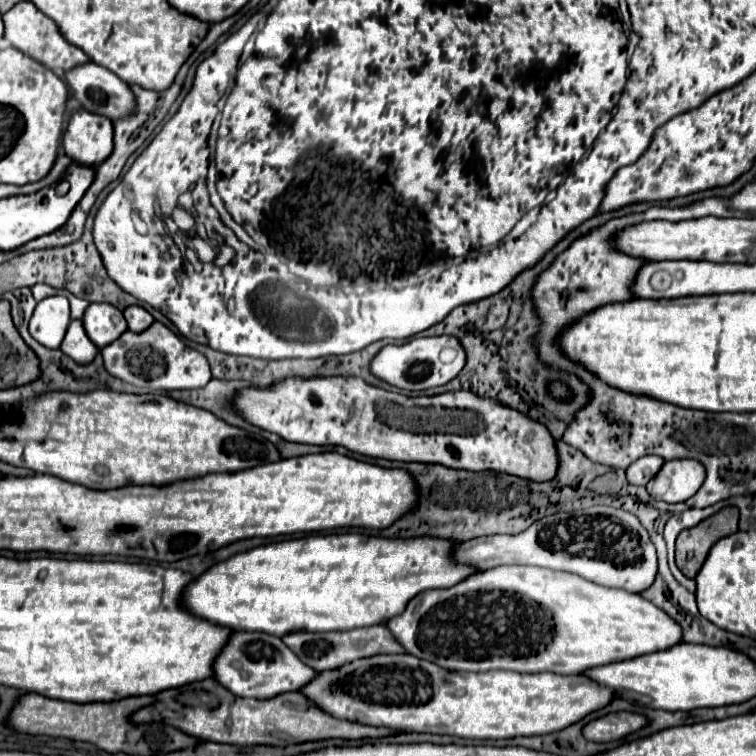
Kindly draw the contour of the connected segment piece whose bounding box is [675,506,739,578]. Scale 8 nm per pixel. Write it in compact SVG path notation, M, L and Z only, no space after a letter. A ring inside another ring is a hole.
M725 506L719 514L701 520L701 524L683 530L677 536L677 566L687 578L695 578L701 570L711 546L733 532L737 532L739 510L735 506Z

